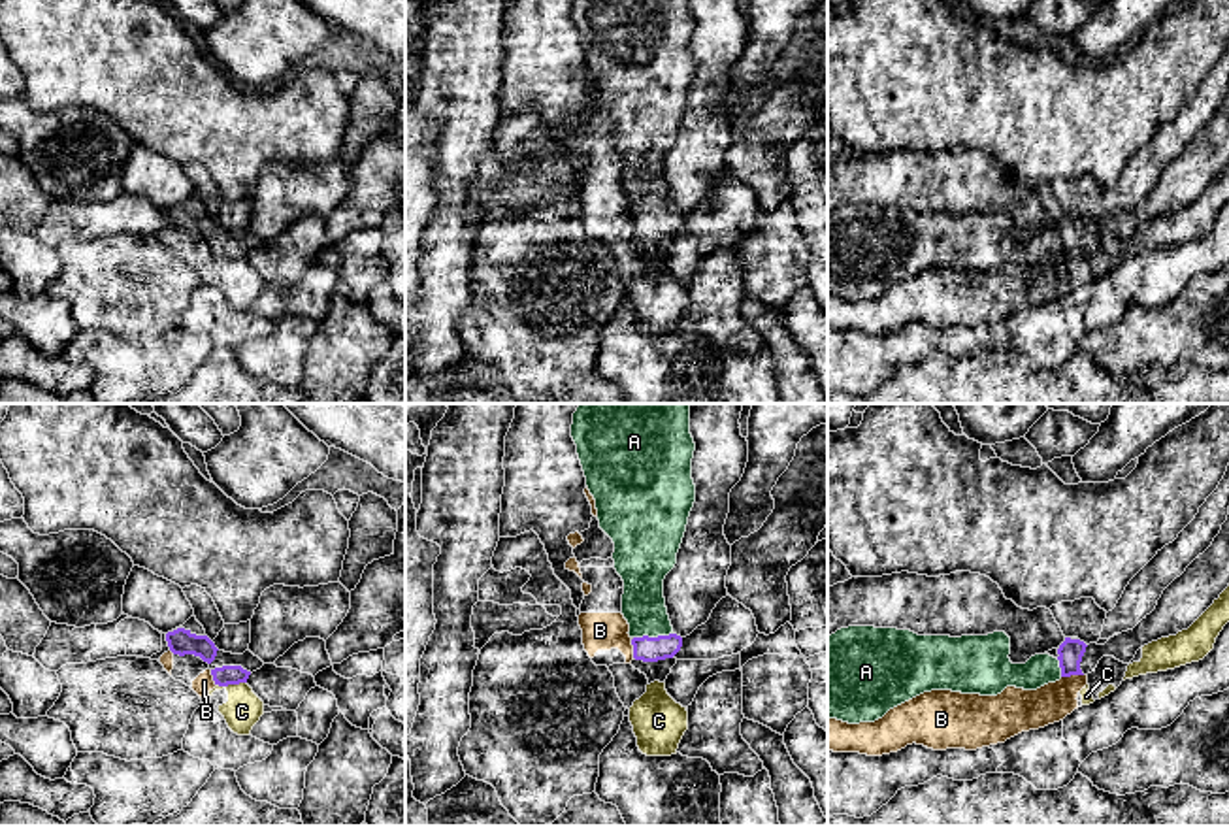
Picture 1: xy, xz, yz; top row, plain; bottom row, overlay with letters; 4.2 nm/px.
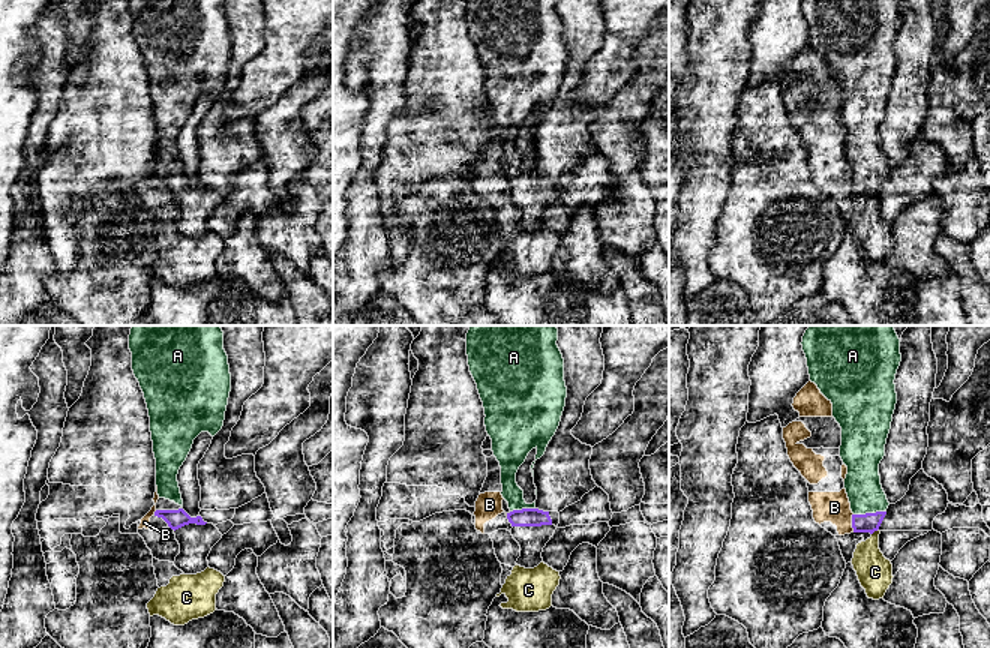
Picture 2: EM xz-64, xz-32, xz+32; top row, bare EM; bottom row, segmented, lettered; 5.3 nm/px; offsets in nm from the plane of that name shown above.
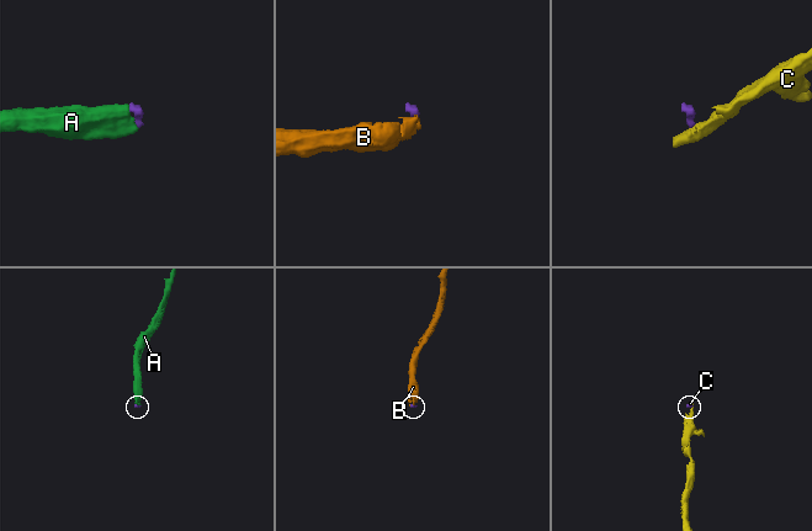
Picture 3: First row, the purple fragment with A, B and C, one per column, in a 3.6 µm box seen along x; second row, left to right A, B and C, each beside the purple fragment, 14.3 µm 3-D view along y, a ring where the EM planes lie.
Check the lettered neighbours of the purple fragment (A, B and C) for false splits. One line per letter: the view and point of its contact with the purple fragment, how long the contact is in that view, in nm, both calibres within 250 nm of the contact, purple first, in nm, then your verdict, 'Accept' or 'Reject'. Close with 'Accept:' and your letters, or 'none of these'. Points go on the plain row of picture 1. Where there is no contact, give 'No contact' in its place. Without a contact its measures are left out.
A: Touches purple at xz (653, 215). Shared border 170 nm. Thickness 110 nm (purple) against 190 nm. Accept
B: Touches purple at yz (1071, 251). Shared border 100 nm. Thickness 110 nm (purple) against 180 nm. Reject
C: Touches purple at xy (230, 261). Shared border 130 nm. Thickness 90 nm (purple) against 160 nm. Reject
Accept: A

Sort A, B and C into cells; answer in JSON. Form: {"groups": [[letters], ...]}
{"groups": [["A"], ["B", "C"]]}

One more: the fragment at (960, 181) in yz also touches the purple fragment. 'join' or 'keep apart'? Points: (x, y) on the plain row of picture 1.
keep apart

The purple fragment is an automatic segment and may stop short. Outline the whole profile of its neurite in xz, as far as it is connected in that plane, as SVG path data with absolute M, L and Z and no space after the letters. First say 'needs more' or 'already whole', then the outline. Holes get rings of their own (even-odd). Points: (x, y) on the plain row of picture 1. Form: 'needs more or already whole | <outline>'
needs more | M573 0L571 15L596 77L599 106L614 121L614 147L624 158L622 192L633 223L631 243L647 253L648 262L665 260L682 224L667 192L664 157L677 141L696 79L690 0Z

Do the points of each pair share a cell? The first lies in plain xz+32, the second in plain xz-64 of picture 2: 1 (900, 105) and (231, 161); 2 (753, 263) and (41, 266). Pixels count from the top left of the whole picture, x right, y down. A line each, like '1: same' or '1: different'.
1: same
2: different

